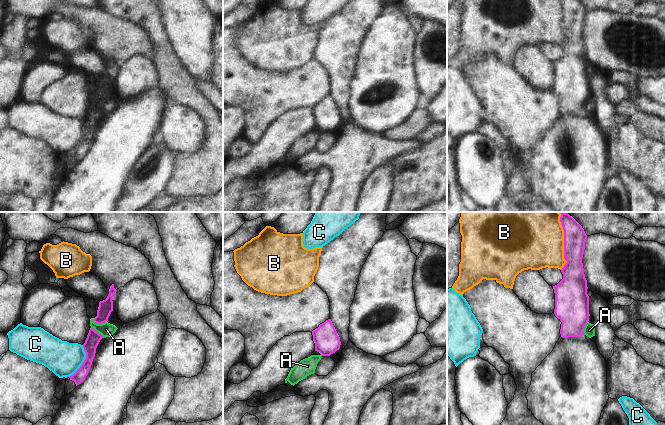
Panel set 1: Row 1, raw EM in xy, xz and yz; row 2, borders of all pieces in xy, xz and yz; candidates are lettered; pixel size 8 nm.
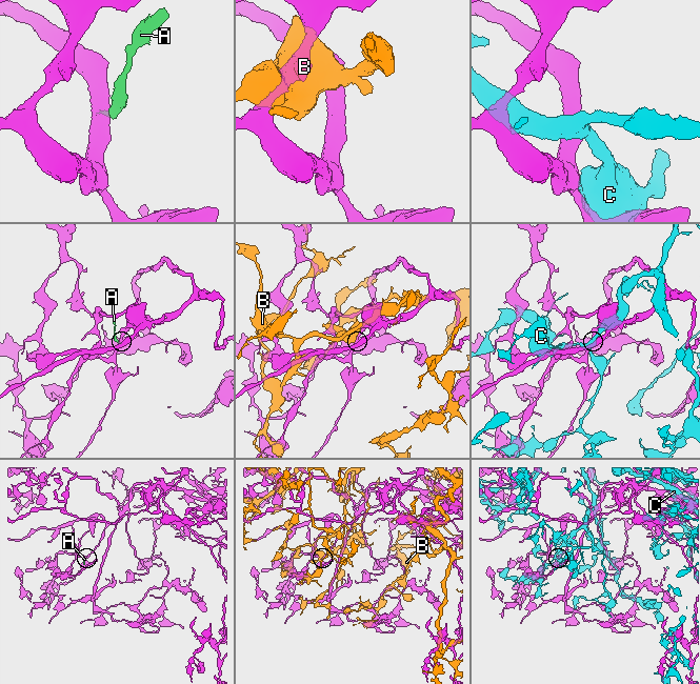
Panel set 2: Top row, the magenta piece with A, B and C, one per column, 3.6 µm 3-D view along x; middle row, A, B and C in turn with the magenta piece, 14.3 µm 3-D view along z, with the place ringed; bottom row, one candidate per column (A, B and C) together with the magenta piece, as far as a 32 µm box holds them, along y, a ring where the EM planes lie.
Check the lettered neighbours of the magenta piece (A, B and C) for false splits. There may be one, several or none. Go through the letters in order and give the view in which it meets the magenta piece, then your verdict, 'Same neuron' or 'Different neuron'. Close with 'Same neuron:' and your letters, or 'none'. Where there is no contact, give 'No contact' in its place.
A: Touches magenta in xy. Different neuron
B: Touches magenta in yz. Different neuron
C: Touches magenta in xy. Different neuron
Same neuron: none.

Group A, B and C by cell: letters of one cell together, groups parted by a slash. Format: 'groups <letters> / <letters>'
groups A / B / C

